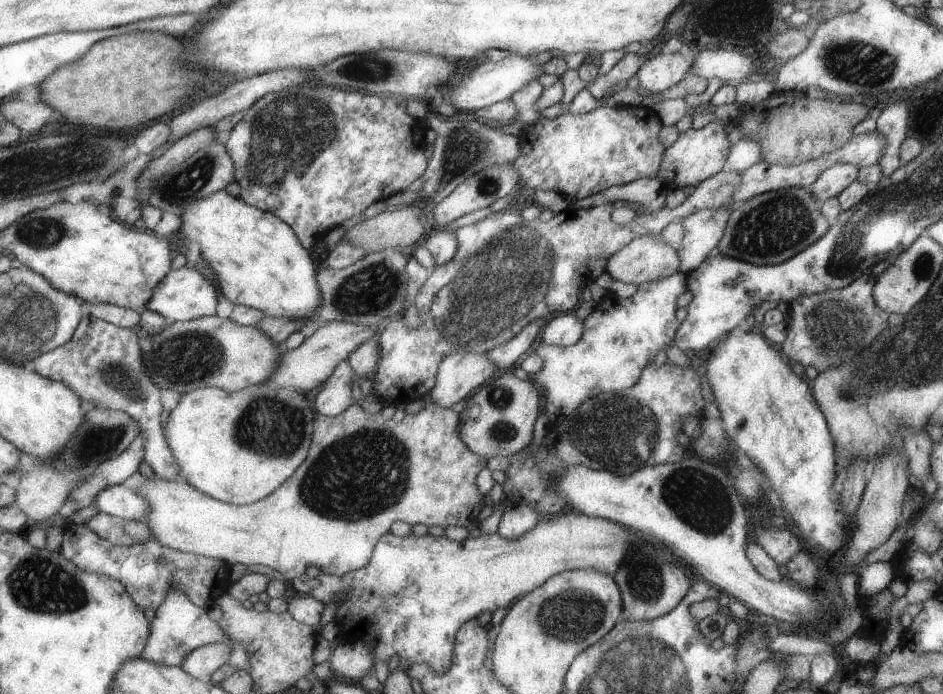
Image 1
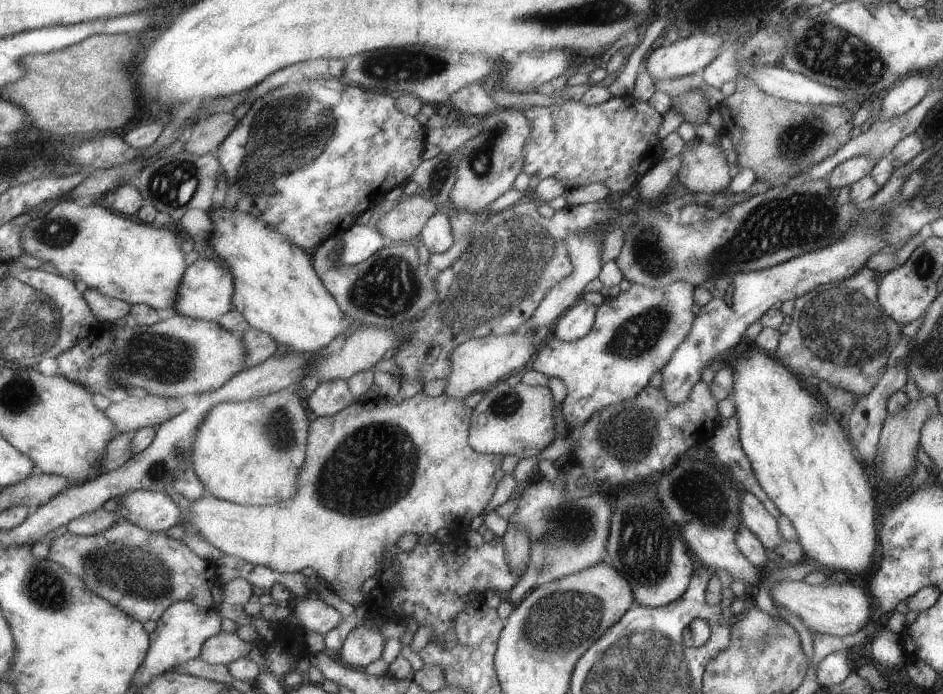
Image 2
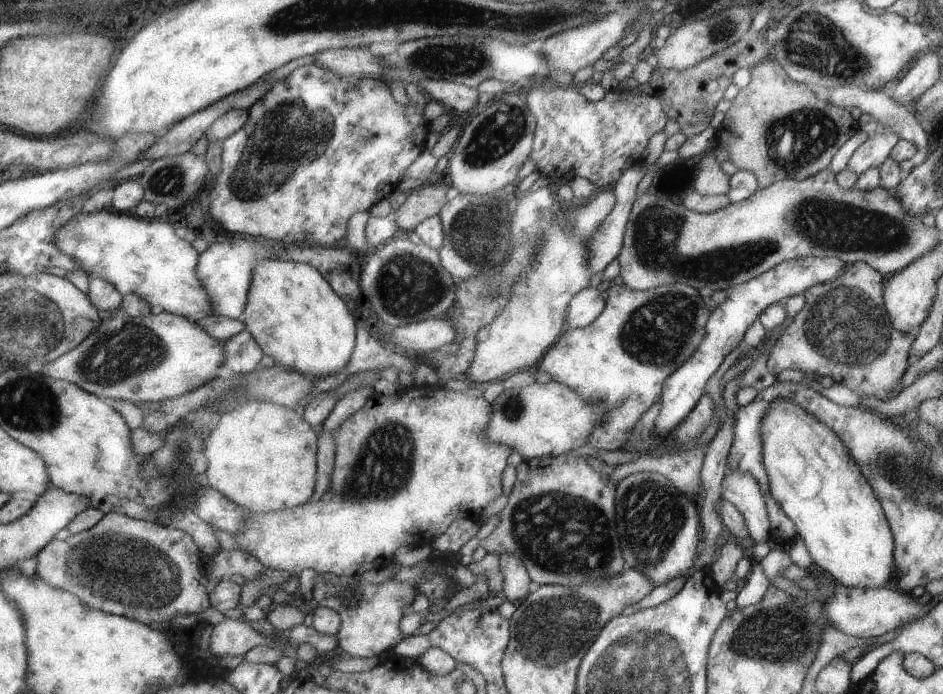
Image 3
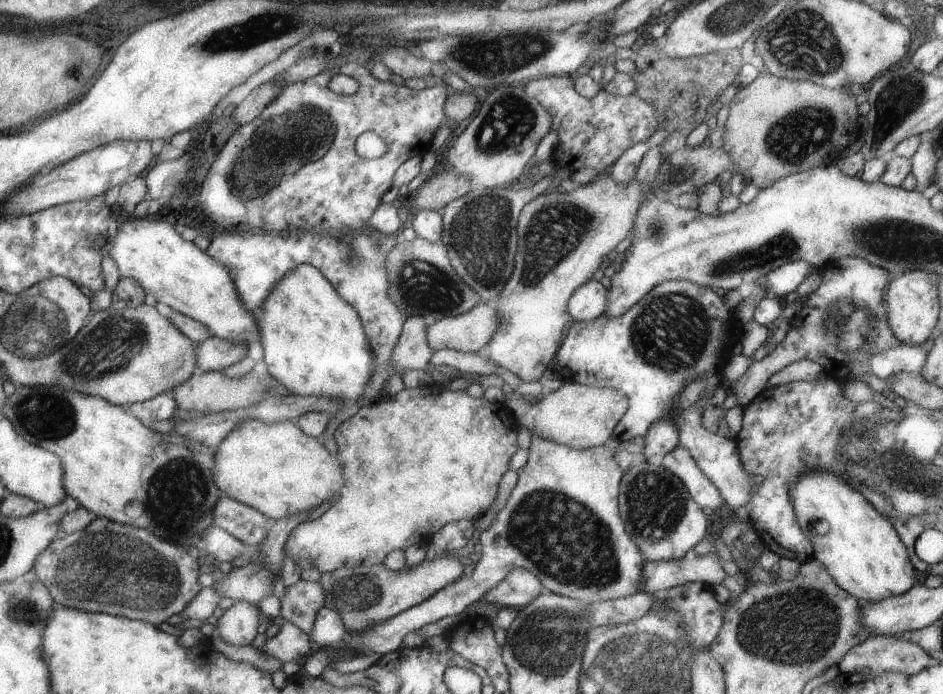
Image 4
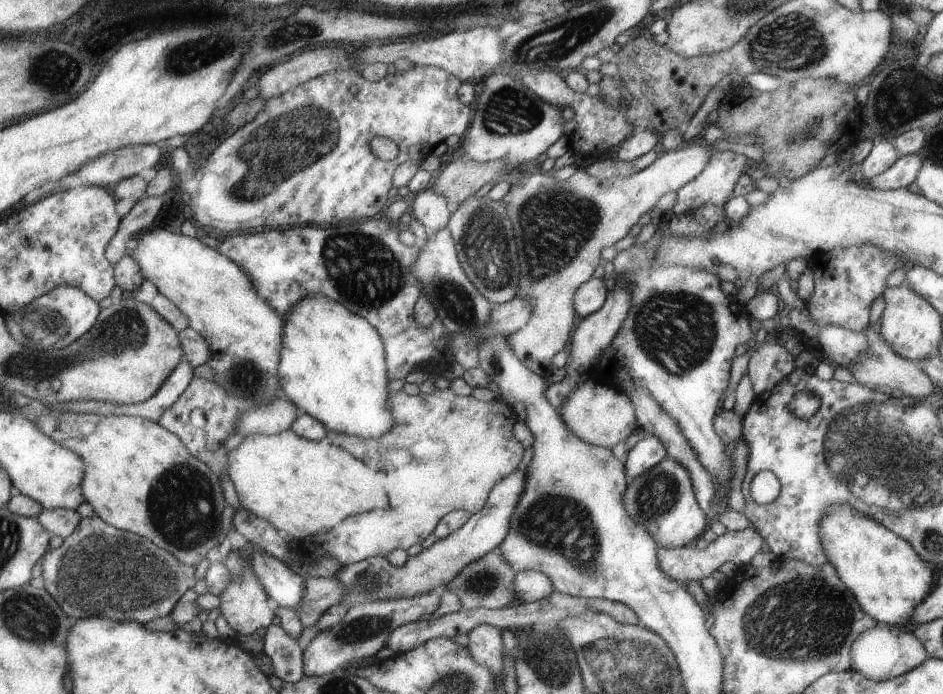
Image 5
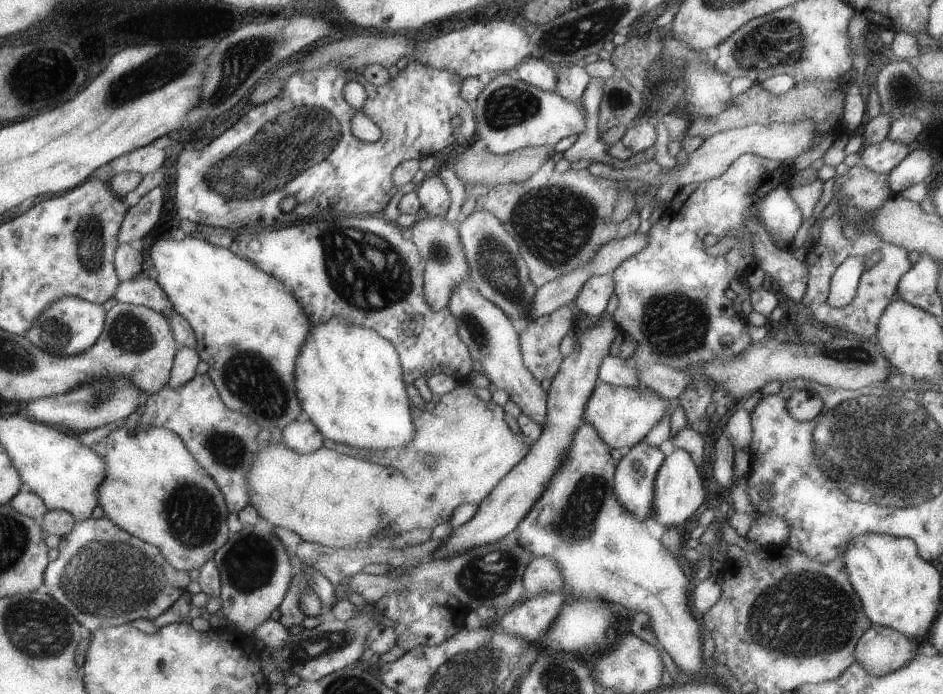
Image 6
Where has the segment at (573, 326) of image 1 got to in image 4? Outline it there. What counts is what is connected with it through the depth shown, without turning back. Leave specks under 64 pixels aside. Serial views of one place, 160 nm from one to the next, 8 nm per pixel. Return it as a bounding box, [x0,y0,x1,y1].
[567,280,607,324]

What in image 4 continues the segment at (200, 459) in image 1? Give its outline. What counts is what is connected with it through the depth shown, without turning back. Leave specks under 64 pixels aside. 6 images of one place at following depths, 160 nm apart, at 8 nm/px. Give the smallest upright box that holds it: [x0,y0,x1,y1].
[212,420,343,521]

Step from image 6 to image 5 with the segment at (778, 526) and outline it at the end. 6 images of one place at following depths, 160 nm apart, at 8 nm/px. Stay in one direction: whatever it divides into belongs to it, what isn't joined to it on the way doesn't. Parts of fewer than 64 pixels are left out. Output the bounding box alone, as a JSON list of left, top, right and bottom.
[656,526,763,582]

